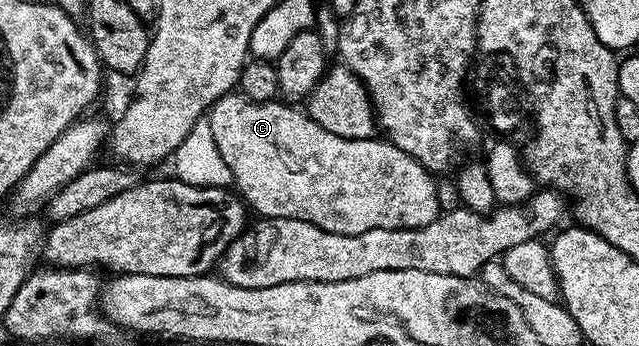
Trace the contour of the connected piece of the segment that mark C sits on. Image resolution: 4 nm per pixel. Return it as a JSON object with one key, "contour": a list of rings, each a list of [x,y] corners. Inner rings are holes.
{"contour":[[[232,93],[221,96],[221,98],[212,105],[209,112],[213,138],[216,141],[218,152],[221,153],[222,160],[225,161],[229,167],[229,171],[232,173],[234,190],[238,192],[244,204],[246,204],[254,214],[256,211],[256,216],[265,219],[296,219],[297,221],[309,221],[329,233],[341,233],[342,235],[369,233],[369,229],[417,229],[418,227],[429,225],[434,219],[439,218],[441,212],[437,203],[436,180],[433,178],[432,172],[425,170],[413,157],[409,157],[409,153],[397,149],[383,137],[376,137],[374,139],[346,139],[345,137],[337,137],[337,133],[329,133],[329,129],[321,129],[321,125],[317,125],[317,121],[309,118],[306,110],[299,108],[298,111],[295,107],[298,106],[288,105],[283,101],[255,103],[251,99],[246,99],[241,93]]]}

